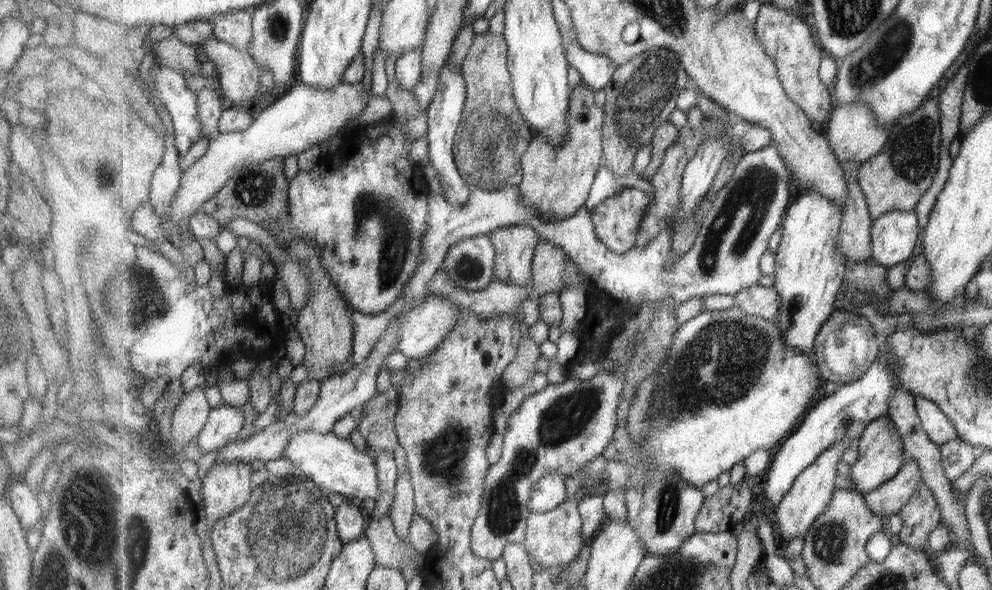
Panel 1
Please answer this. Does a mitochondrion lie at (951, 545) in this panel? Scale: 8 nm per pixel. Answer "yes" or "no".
no

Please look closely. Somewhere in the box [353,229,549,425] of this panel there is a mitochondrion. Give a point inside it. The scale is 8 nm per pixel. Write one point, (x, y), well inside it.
(467, 267)

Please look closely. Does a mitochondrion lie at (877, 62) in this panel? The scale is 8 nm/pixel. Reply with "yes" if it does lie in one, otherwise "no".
yes

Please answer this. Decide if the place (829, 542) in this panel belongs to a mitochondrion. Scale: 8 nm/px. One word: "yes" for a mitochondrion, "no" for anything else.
yes

